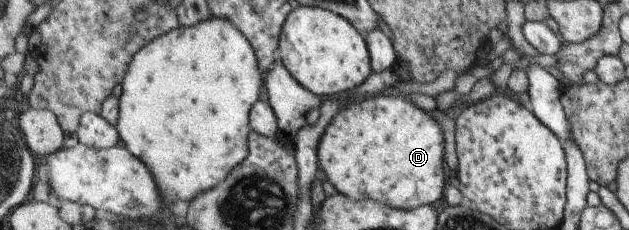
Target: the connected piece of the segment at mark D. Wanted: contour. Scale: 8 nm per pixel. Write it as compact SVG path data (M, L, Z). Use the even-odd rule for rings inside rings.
M378 95L362 103L350 103L348 109L342 109L323 134L318 153L319 168L326 173L337 192L352 200L364 199L366 193L366 197L374 199L376 195L378 201L396 208L412 209L426 203L432 205L442 199L446 189L446 135L440 124L428 111L416 107L403 96Z

